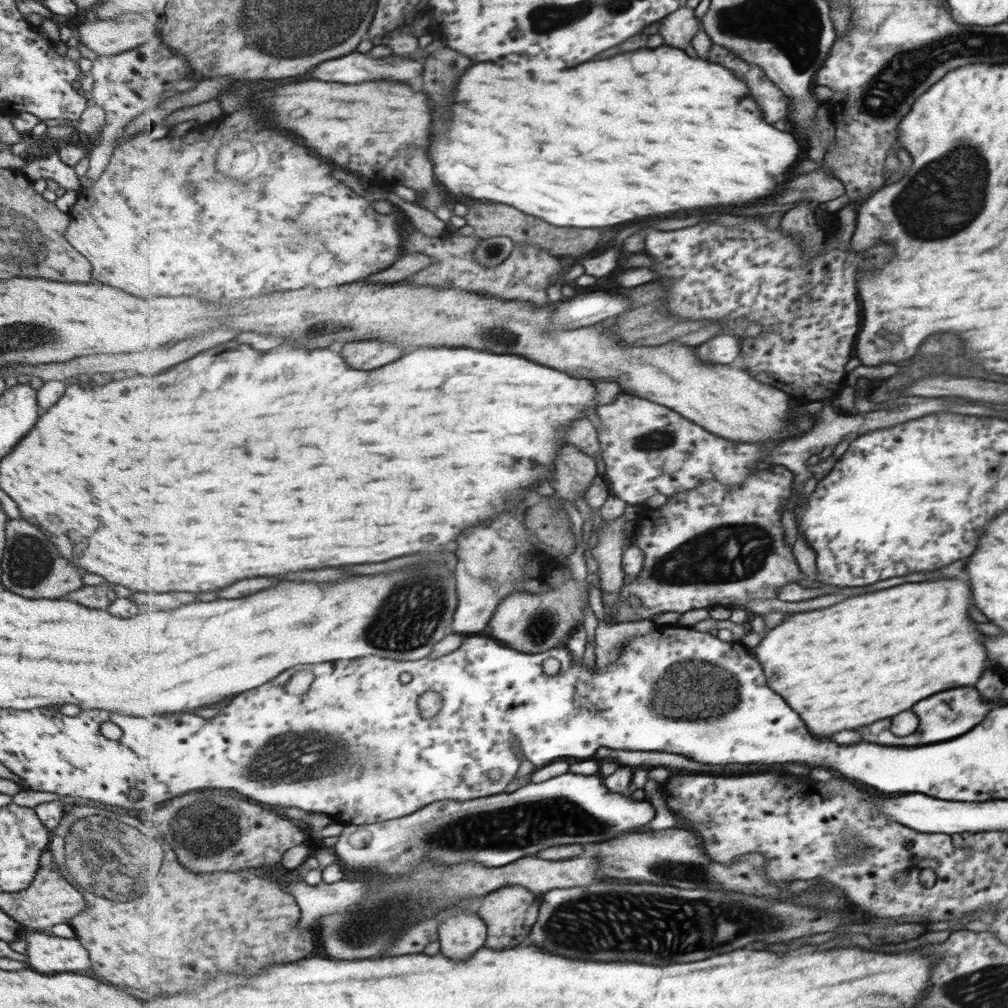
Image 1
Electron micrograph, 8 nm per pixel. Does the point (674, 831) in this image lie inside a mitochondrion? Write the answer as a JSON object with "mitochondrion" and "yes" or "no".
{"mitochondrion":"no"}

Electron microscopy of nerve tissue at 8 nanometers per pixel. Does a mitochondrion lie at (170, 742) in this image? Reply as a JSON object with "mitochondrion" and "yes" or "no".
{"mitochondrion":"no"}

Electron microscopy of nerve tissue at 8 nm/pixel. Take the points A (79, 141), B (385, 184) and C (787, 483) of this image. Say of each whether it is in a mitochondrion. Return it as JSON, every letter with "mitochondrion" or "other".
{"A":"other","B":"other","C":"other"}

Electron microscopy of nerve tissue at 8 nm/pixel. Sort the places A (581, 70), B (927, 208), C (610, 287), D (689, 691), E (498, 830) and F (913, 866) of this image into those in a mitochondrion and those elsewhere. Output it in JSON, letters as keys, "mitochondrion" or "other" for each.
{"A":"other","B":"mitochondrion","C":"other","D":"mitochondrion","E":"mitochondrion","F":"other"}

